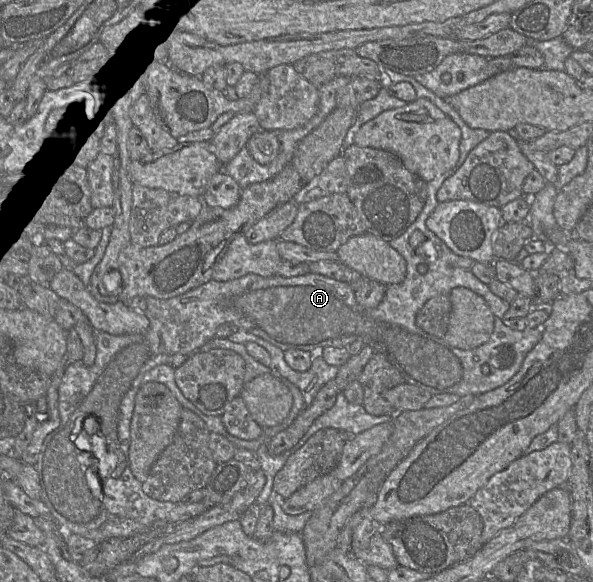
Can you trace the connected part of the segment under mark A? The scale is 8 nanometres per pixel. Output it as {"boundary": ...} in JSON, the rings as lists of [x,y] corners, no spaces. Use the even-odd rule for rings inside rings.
{"boundary":[[[381,68],[380,82],[382,87],[376,97],[357,108],[356,120],[347,131],[343,150],[355,143],[355,134],[364,123],[383,111],[407,104],[390,95],[387,90],[388,85],[400,82],[410,83],[417,99],[430,100],[461,130],[460,154],[456,166],[427,182],[428,195],[421,213],[402,235],[389,242],[407,263],[405,279],[401,283],[387,285],[383,300],[372,309],[357,303],[350,283],[317,273],[309,272],[294,277],[263,277],[250,273],[230,281],[211,279],[172,298],[145,296],[147,306],[144,312],[150,325],[143,333],[112,335],[95,331],[95,361],[93,365],[86,366],[78,360],[66,368],[58,389],[60,425],[45,437],[33,465],[41,487],[39,500],[48,507],[51,518],[65,533],[74,533],[100,543],[110,538],[130,537],[143,532],[156,521],[166,520],[177,503],[149,497],[130,467],[130,424],[135,396],[149,370],[158,365],[170,364],[175,354],[197,351],[215,338],[217,329],[224,323],[234,322],[238,328],[249,331],[283,351],[313,351],[326,346],[342,348],[362,340],[375,352],[386,356],[399,371],[404,383],[418,386],[432,395],[450,393],[460,397],[477,396],[507,383],[519,371],[527,353],[541,340],[541,327],[526,328],[523,331],[507,327],[503,318],[510,303],[493,294],[489,285],[480,281],[470,269],[456,266],[459,255],[451,251],[426,226],[427,218],[439,203],[436,194],[445,179],[463,164],[470,151],[484,141],[490,132],[469,127],[448,102],[411,76]],[[417,230],[426,239],[417,249],[413,249],[409,239]],[[422,263],[428,266],[424,274],[418,271]],[[456,287],[468,288],[482,296],[495,316],[494,329],[488,341],[472,350],[450,346],[443,338],[423,331],[415,321],[418,311],[430,298],[449,294]],[[509,349],[513,351],[513,357],[504,367],[504,353]],[[484,365],[489,366],[489,375],[482,372]],[[85,425],[90,427],[90,431],[85,430]]]}

